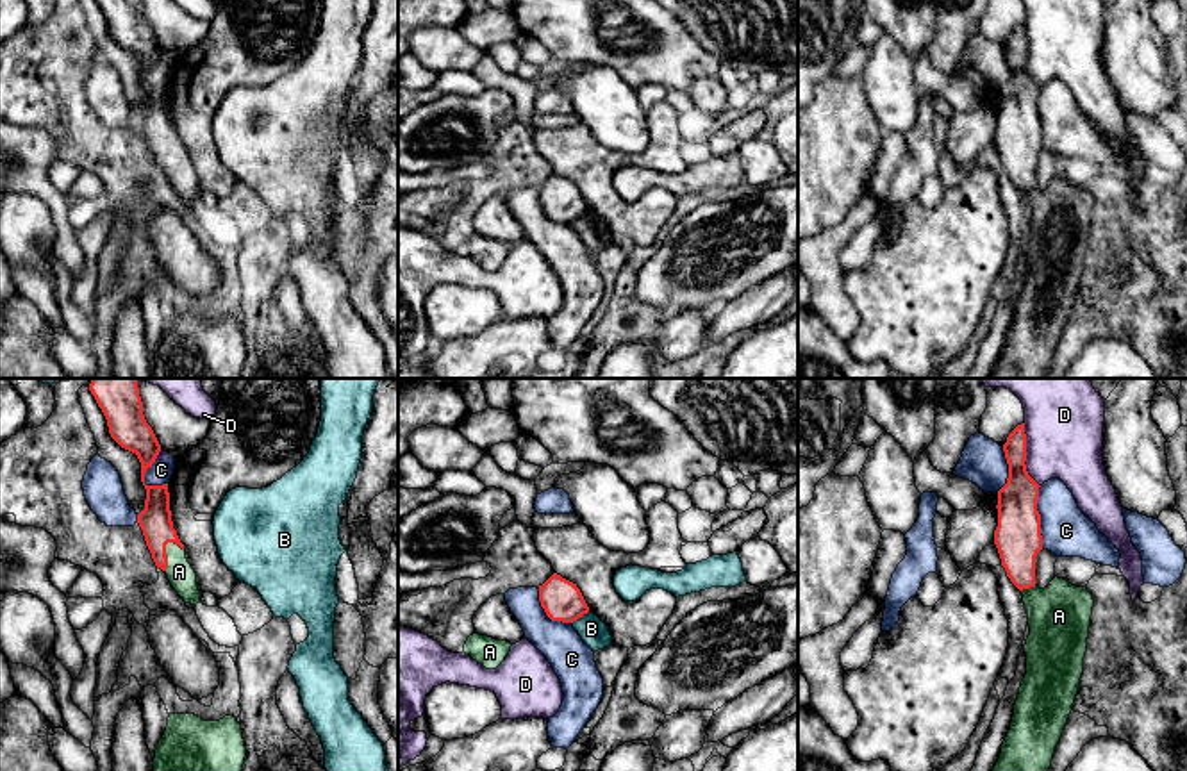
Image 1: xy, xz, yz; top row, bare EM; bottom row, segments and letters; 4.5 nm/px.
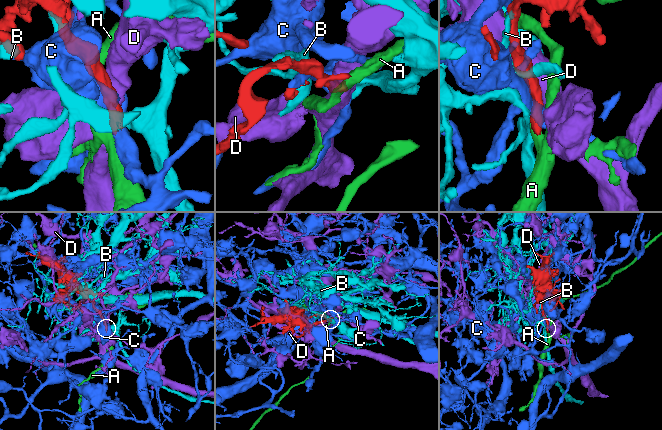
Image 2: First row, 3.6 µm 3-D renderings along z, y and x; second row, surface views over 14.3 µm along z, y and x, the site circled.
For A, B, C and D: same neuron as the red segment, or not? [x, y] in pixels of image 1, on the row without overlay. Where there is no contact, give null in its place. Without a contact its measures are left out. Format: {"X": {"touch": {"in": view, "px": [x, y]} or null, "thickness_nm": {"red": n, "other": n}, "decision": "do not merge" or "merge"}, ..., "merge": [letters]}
{"A": {"touch": {"in": "xy", "px": [165, 154]}, "thickness_nm": {"red": 140, "other": 120}, "decision": "merge"}, "B": {"touch": {"in": "xz", "px": [581, 216]}, "thickness_nm": {"red": 180, "other": 120}, "decision": "do not merge"}, "C": {"touch": {"in": "yz", "px": [1039, 118]}, "thickness_nm": {"red": 220, "other": 220}, "decision": "do not merge"}, "D": {"touch": {"in": "yz", "px": [1025, 56]}, "thickness_nm": {"red": 180, "other": 360}, "decision": "do not merge"}, "merge": ["A"]}

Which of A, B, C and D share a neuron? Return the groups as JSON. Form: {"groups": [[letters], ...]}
{"groups": [["A"], ["B"], ["C"], ["D"]]}

